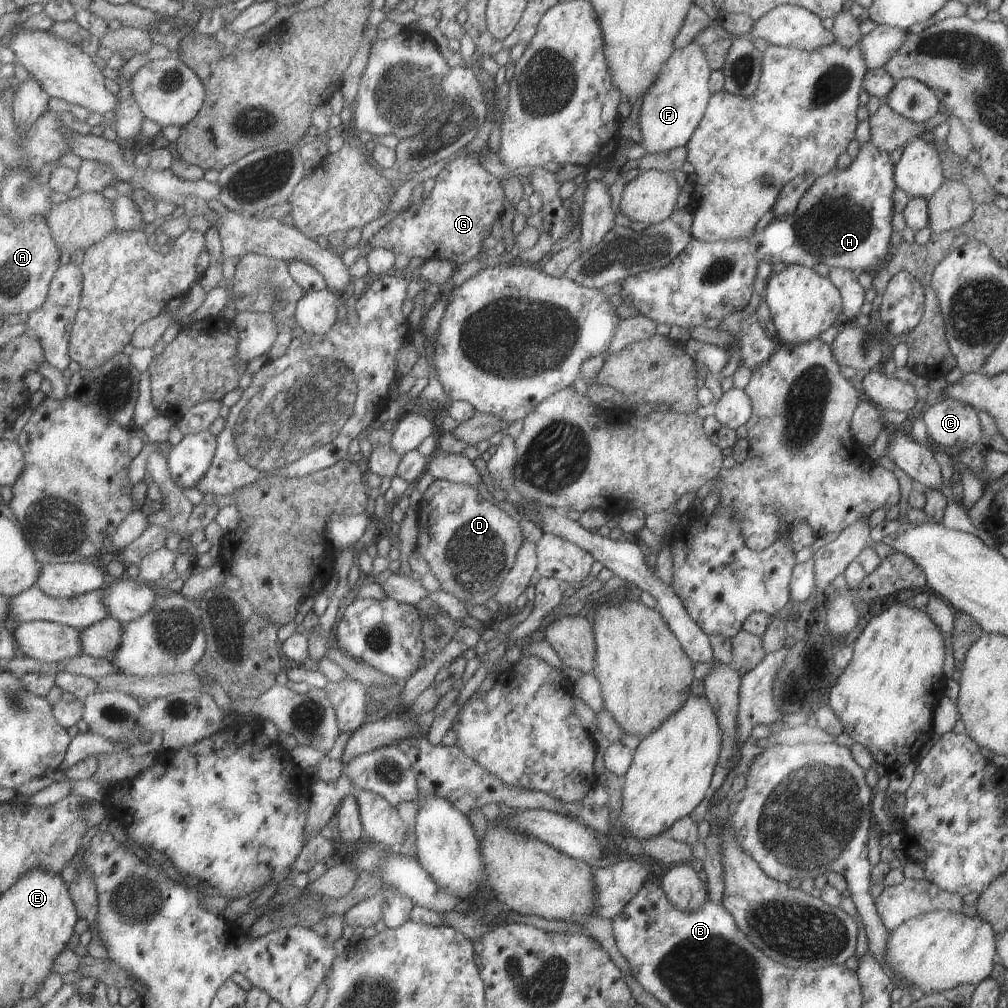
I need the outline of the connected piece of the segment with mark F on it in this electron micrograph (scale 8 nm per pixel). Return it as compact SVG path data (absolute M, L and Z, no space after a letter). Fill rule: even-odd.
M692 41L684 48L674 50L661 64L655 82L641 96L643 102L637 117L641 142L638 145L645 154L659 154L685 146L701 121L711 94L708 90L711 71L707 66L703 48L703 45L693 44Z

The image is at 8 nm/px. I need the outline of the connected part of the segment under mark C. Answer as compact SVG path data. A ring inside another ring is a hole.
M950 398L932 406L921 406L920 415L930 441L941 446L956 446L959 451L982 441L976 411Z

